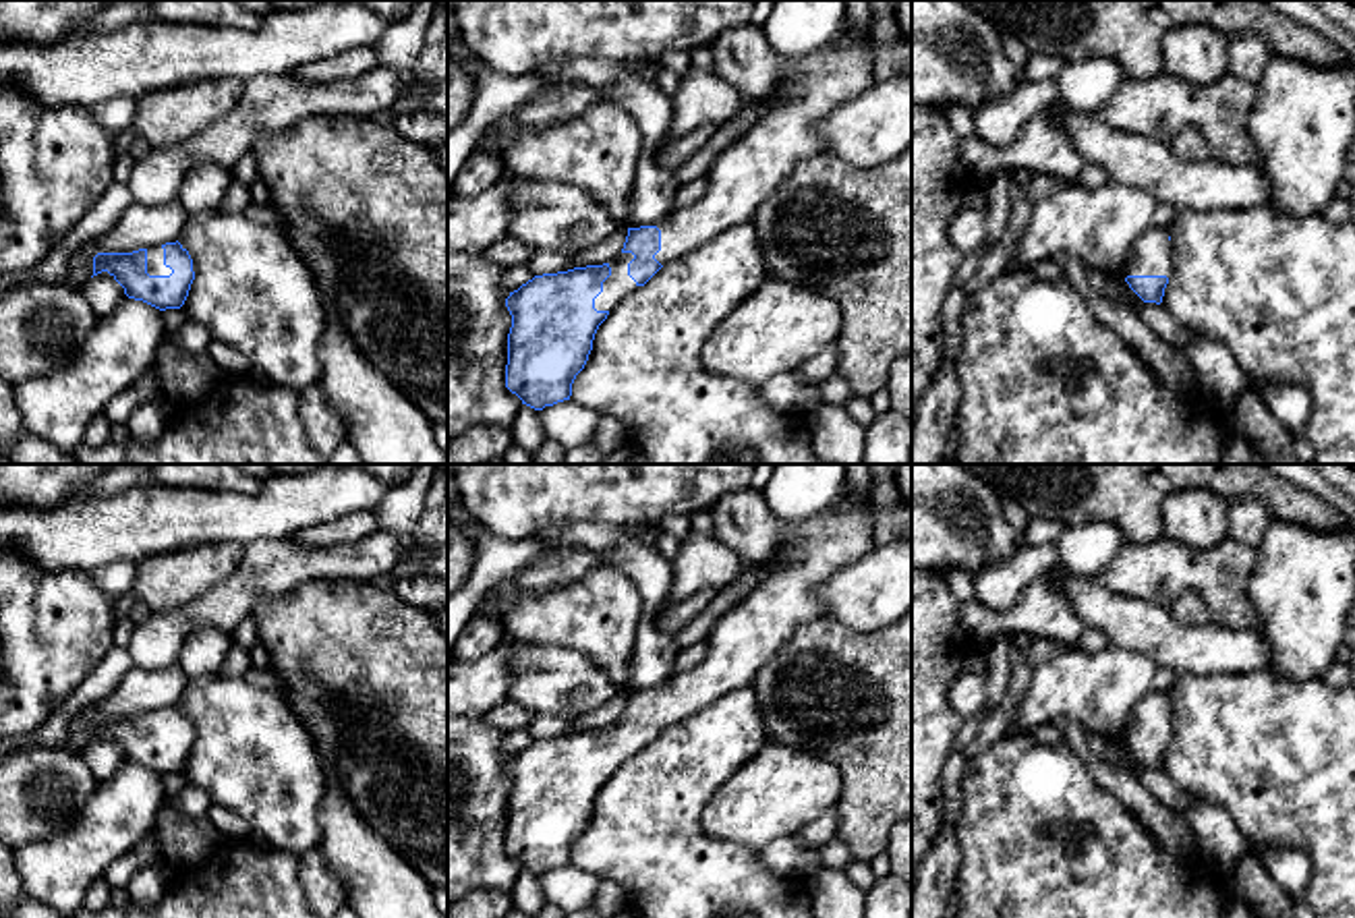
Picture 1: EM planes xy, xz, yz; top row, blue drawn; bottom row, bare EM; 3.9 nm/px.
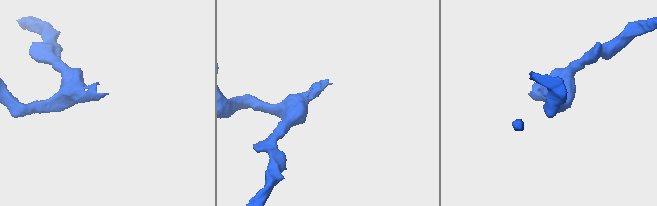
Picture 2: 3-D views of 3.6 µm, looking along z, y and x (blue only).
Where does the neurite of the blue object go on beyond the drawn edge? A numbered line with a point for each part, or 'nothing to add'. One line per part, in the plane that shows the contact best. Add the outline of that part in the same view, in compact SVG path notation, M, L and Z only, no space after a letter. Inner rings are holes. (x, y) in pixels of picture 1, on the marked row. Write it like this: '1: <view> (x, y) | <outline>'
1: xy (156, 266) | M153 245L147 249L147 274L149 276L170 276L172 274L172 269L164 265L162 245Z

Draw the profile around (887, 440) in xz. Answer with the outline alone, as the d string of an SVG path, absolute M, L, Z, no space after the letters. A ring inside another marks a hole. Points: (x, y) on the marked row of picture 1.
M889 410L876 414L862 439L862 464L910 464L912 423Z

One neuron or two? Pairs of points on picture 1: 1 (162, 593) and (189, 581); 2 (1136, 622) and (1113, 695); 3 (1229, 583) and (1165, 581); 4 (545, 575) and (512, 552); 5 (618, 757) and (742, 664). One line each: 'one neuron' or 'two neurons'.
1: one neuron
2: two neurons
3: one neuron
4: two neurons
5: one neuron

